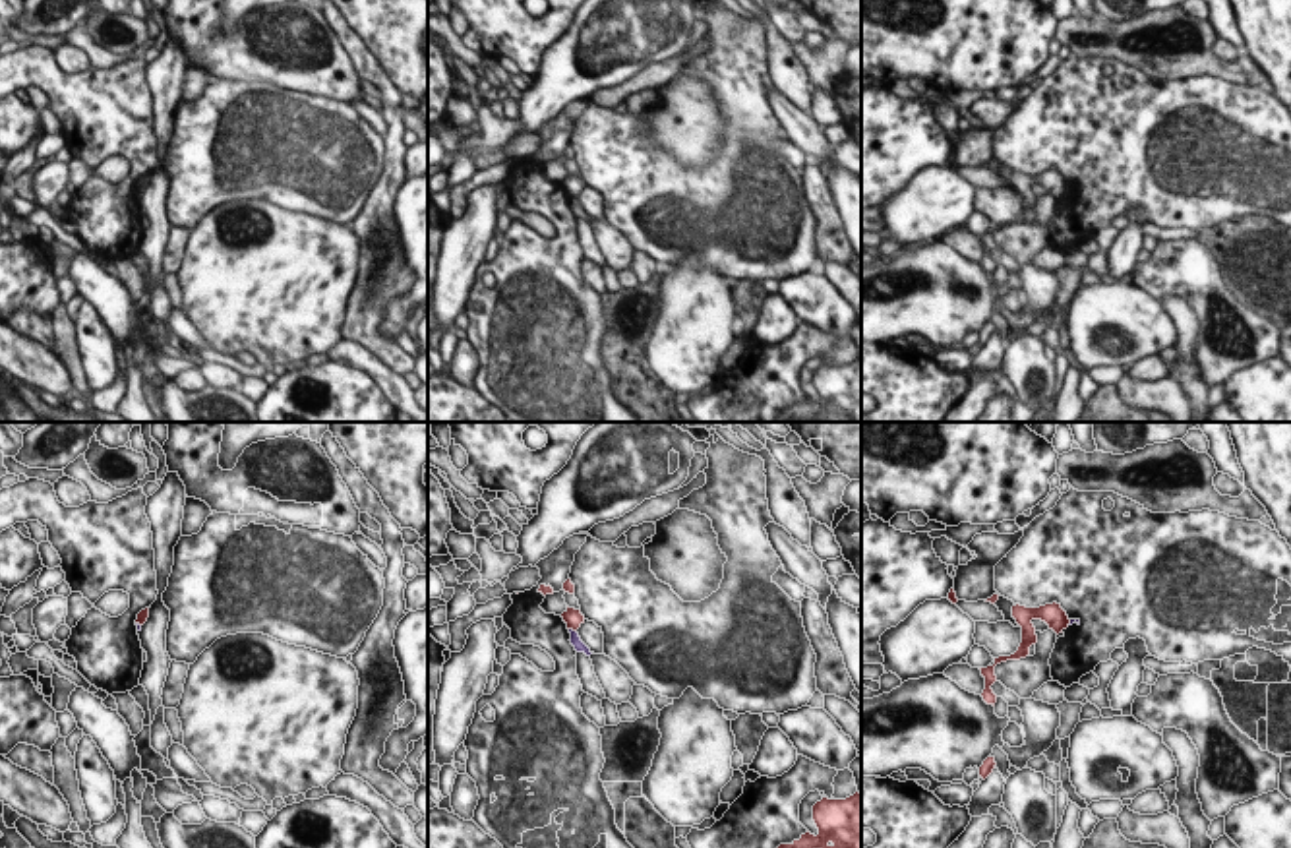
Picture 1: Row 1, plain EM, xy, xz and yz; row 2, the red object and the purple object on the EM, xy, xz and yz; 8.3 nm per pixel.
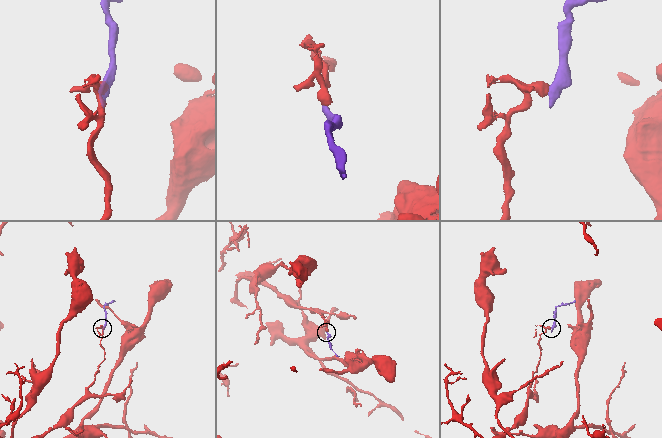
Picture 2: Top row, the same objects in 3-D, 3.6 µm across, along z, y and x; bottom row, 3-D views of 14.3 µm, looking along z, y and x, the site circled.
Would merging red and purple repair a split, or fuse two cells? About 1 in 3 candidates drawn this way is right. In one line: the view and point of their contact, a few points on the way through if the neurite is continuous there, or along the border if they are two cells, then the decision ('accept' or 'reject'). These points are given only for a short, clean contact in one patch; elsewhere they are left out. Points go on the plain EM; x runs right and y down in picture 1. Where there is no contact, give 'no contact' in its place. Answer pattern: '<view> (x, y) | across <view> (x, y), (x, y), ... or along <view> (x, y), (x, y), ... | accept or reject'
xz (573, 196) | reject

